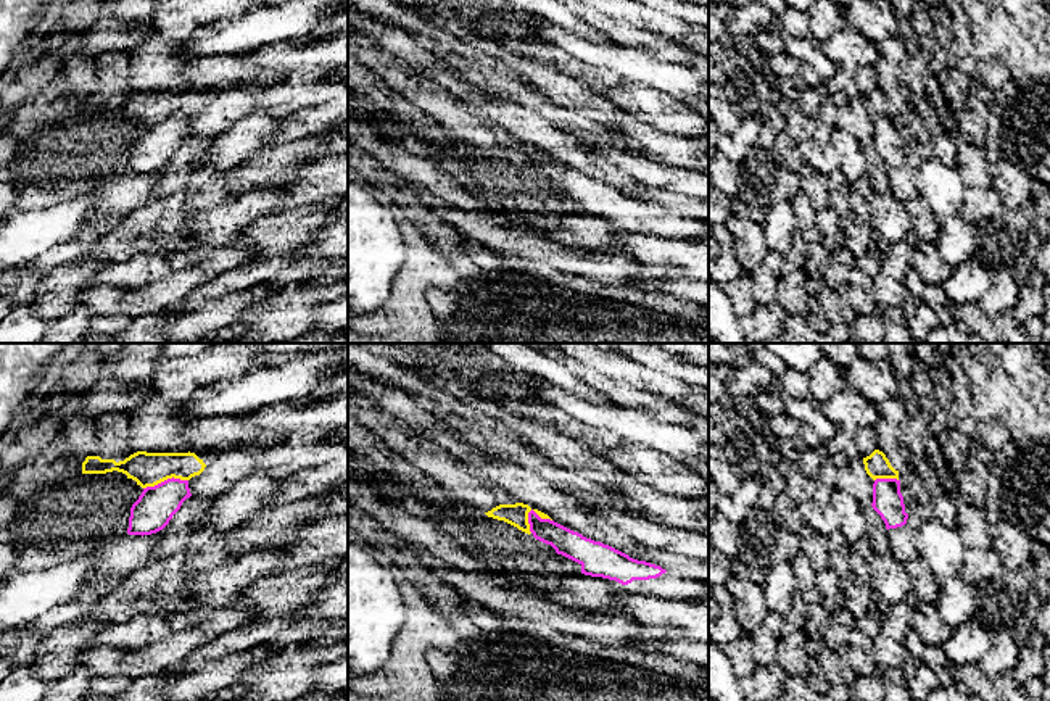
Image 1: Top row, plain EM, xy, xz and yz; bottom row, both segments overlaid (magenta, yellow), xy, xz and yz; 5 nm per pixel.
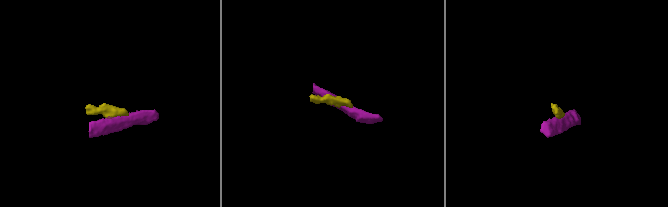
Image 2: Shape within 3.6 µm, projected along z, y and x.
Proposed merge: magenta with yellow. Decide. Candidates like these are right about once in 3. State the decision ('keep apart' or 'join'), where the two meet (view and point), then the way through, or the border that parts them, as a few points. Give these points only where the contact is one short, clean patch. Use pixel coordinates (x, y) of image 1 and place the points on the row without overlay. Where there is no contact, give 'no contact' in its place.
keep apart; meets magenta in xy at (165, 120); border along xy (187, 118), (168, 116), (144, 128)

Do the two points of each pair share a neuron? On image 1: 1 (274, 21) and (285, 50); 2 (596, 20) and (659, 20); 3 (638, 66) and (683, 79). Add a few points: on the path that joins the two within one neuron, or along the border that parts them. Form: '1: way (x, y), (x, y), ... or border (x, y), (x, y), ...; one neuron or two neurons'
1: border (311, 29), (295, 39), (261, 45), (247, 55); two neurons
2: way (612, 20), (643, 20); one neuron
3: way (649, 70), (672, 78); one neuron

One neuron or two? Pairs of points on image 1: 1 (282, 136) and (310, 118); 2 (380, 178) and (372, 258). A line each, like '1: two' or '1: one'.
1: one
2: two

